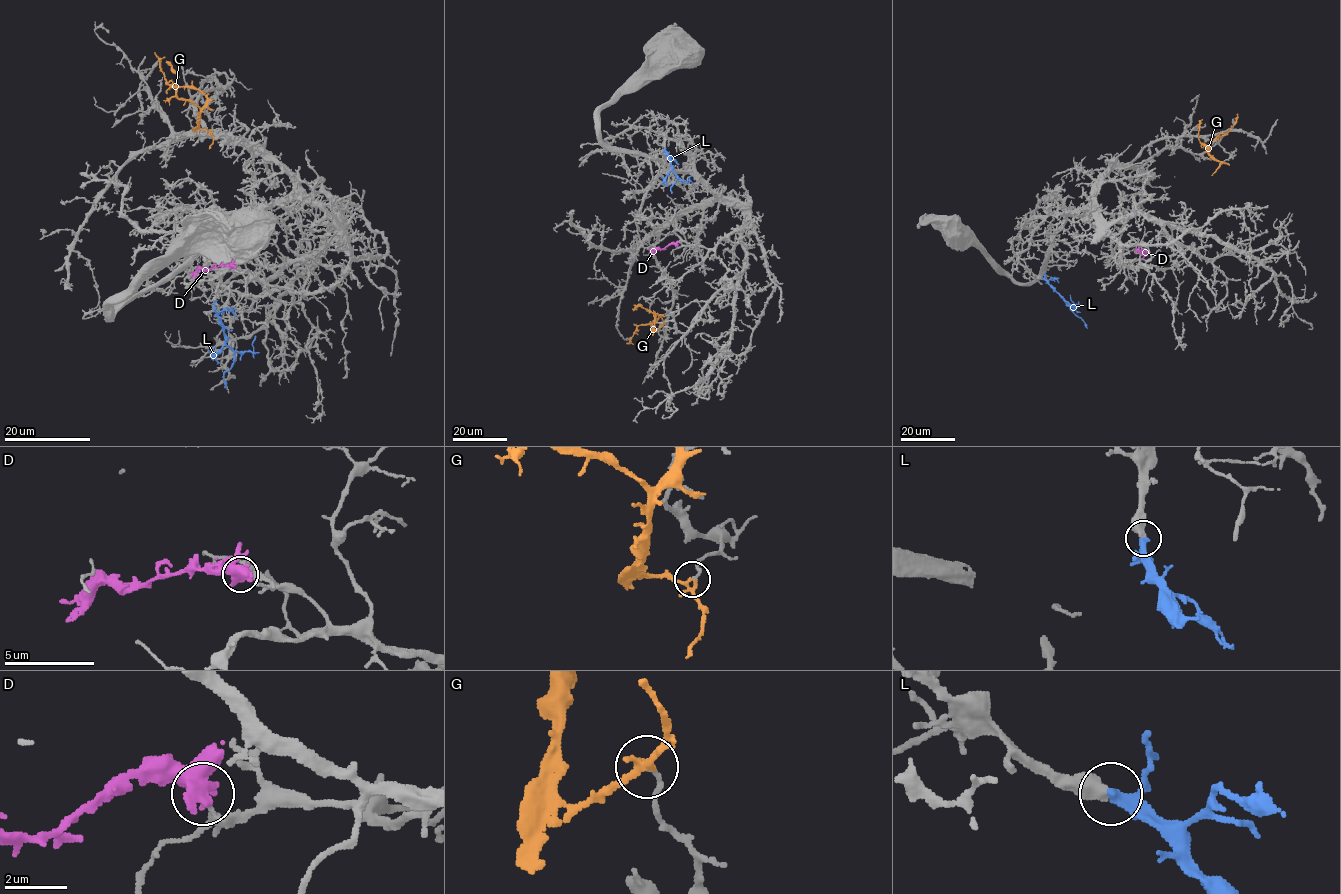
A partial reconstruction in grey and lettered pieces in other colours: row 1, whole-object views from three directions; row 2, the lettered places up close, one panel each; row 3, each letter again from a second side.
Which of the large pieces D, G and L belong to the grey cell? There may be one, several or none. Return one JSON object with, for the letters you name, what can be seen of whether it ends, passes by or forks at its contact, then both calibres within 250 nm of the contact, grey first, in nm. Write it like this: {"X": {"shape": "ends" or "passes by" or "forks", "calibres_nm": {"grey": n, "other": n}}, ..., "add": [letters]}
{"L": {"shape": "forks", "calibres_nm": {"grey": 550, "other": 200}}, "add": ["L"]}

